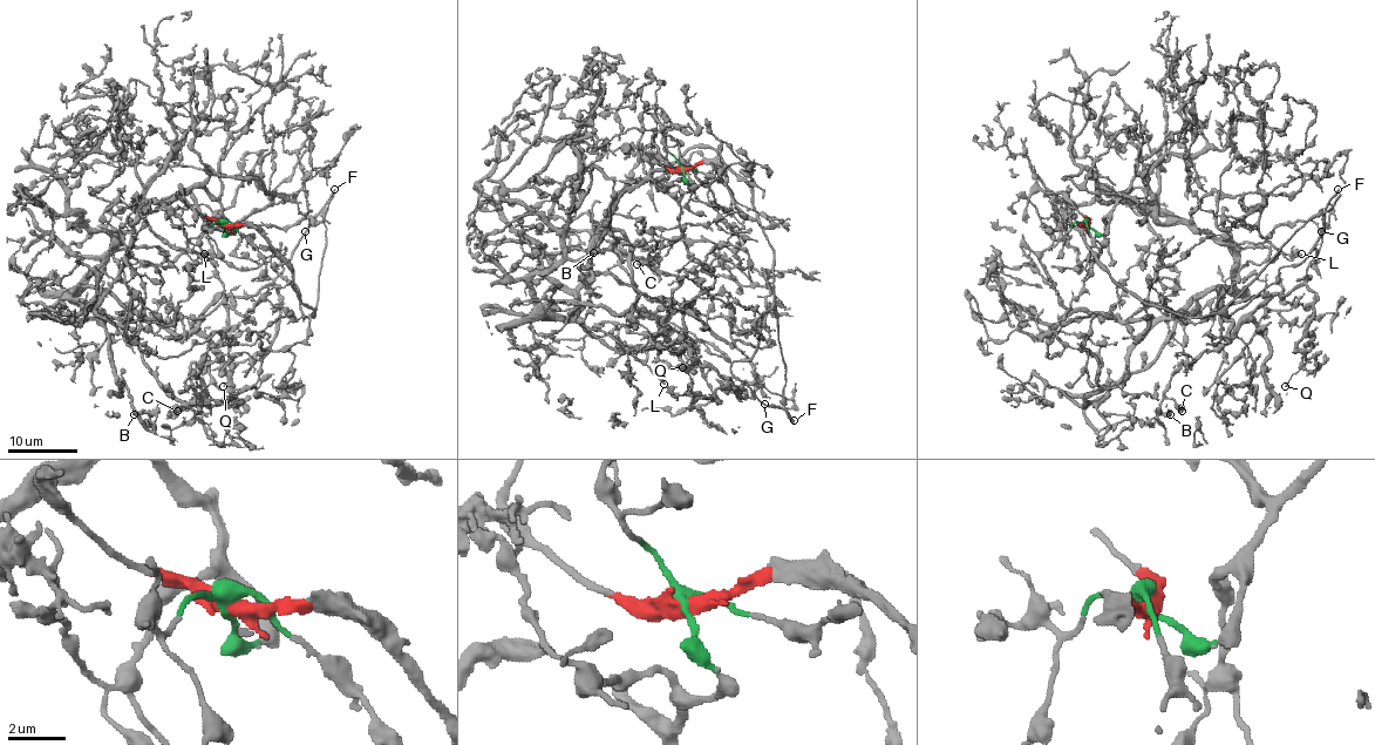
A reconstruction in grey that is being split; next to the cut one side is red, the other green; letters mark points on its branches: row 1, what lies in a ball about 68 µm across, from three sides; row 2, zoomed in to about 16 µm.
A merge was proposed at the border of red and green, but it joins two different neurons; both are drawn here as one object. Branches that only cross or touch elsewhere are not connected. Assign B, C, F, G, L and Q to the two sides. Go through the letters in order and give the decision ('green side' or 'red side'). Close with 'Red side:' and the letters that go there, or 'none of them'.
B: green side
C: green side
F: red side
G: red side
L: green side
Q: green side
Red side: F, G

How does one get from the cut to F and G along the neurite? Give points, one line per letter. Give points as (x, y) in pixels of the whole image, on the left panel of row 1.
F: (224, 224), (253, 227), (260, 234), (292, 271), (293, 288), (314, 317), (326, 242), (325, 205), (335, 188)
G: (224, 224), (253, 227), (260, 234), (292, 271), (293, 288), (314, 317), (325, 216), (319, 212), (305, 231)

